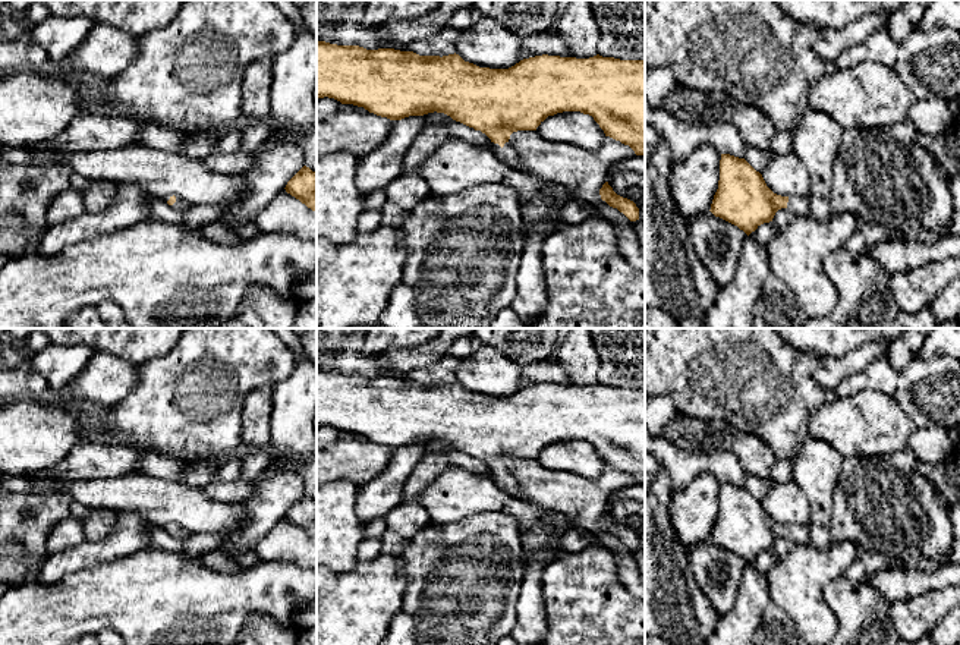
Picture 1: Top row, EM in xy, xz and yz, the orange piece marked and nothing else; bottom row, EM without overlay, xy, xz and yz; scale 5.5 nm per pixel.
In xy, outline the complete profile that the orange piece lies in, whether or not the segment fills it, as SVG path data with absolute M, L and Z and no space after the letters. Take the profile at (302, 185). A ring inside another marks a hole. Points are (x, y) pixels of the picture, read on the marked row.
M303 166L286 185L286 192L317 211L317 173Z

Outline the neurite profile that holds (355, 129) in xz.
M341 104L333 117L317 123L317 151L349 151L361 158L381 147L390 130L390 119L369 113L363 107Z

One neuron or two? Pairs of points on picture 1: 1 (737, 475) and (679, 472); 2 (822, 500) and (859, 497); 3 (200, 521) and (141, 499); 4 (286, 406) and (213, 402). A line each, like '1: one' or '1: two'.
1: one
2: two
3: one
4: two

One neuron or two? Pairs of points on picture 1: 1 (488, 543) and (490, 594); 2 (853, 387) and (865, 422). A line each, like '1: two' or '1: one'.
1: one
2: two

